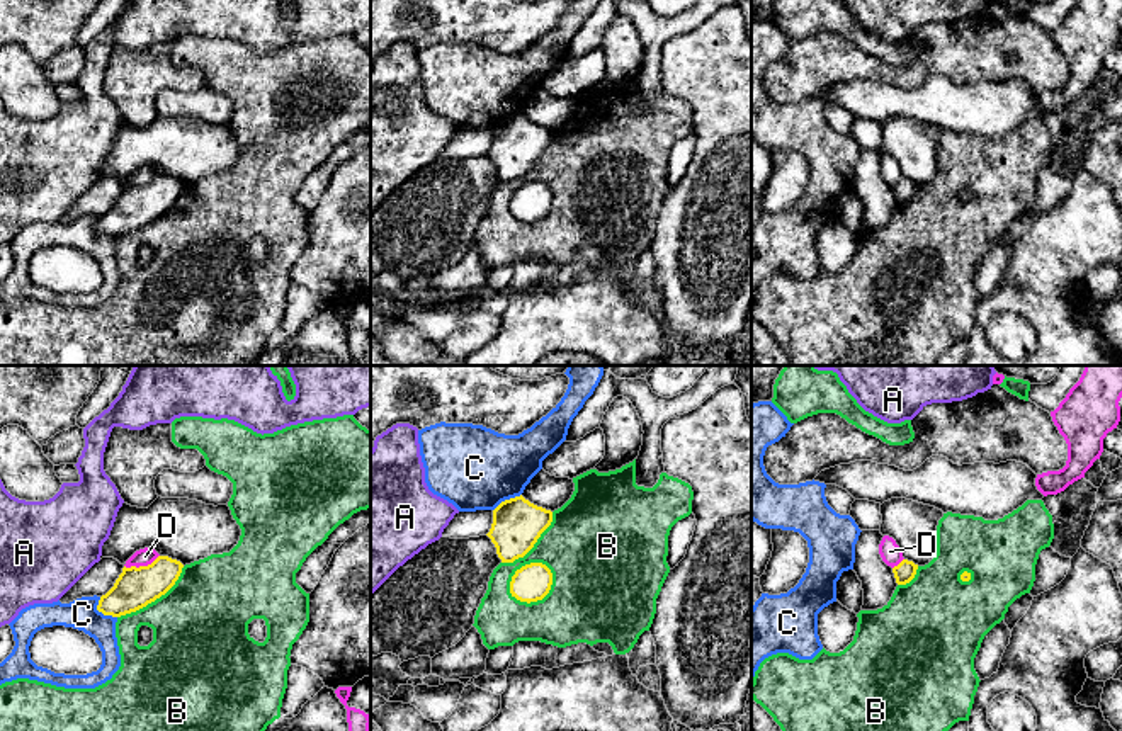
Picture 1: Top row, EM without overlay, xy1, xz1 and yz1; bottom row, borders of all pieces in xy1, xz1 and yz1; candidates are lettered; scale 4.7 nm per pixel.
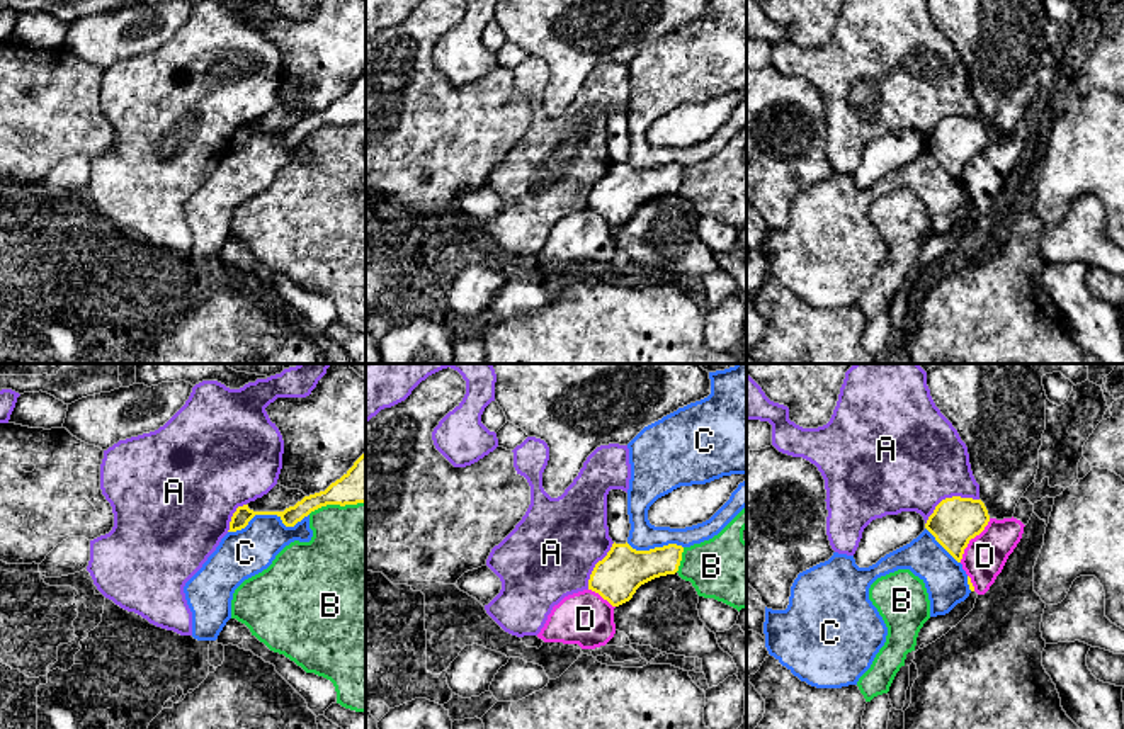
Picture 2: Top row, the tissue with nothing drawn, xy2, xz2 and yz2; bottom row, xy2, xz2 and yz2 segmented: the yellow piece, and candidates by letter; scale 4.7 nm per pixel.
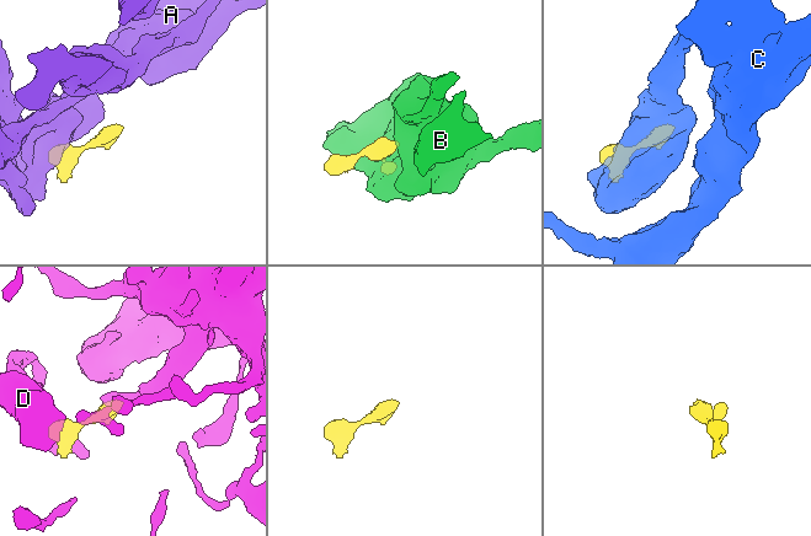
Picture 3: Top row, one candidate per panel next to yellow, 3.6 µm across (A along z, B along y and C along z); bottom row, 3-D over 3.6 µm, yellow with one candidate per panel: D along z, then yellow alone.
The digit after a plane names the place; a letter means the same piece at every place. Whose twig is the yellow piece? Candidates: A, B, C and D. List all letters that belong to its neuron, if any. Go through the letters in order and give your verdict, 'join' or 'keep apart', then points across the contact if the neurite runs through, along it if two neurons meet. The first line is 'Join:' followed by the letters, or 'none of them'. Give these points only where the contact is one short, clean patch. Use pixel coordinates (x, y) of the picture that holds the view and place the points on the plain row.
Join: none of them
A: keep apart; border along yz2 (978, 118), (946, 116), (925, 143)
B: keep apart
C: keep apart
D: keep apart

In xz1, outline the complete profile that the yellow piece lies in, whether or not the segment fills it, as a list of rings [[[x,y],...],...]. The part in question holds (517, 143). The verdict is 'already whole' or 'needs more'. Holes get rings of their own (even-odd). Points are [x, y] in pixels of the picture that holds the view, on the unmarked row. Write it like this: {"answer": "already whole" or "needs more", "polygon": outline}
{"answer": "already whole", "polygon": [[[520,114],[502,121],[493,129],[493,143],[486,155],[495,163],[502,182],[513,182],[534,167],[551,141],[551,129],[530,122]]]}

